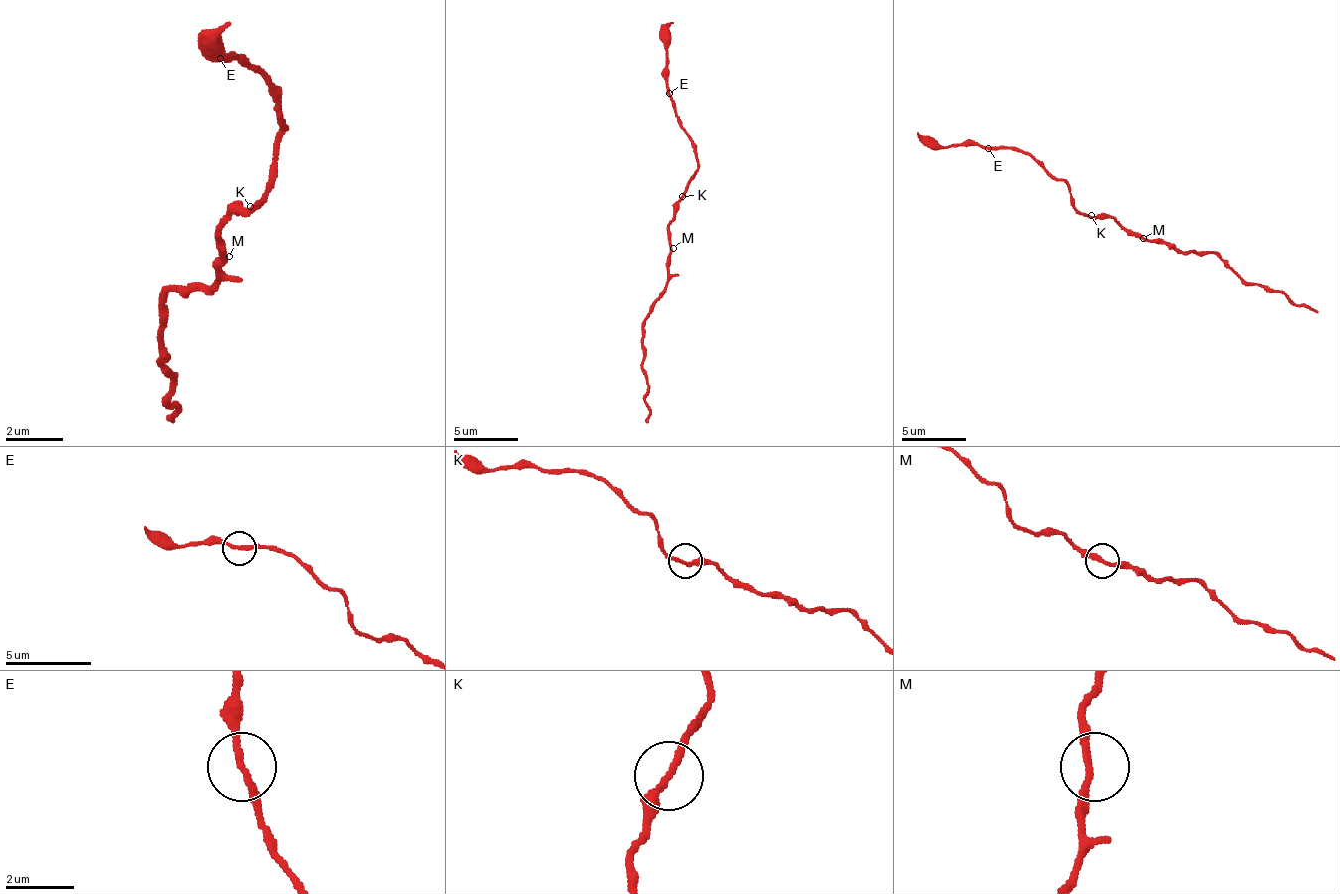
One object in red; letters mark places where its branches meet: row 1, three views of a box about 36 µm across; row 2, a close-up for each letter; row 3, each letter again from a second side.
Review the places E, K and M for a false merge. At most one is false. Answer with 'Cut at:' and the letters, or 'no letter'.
Cut at: no letter

